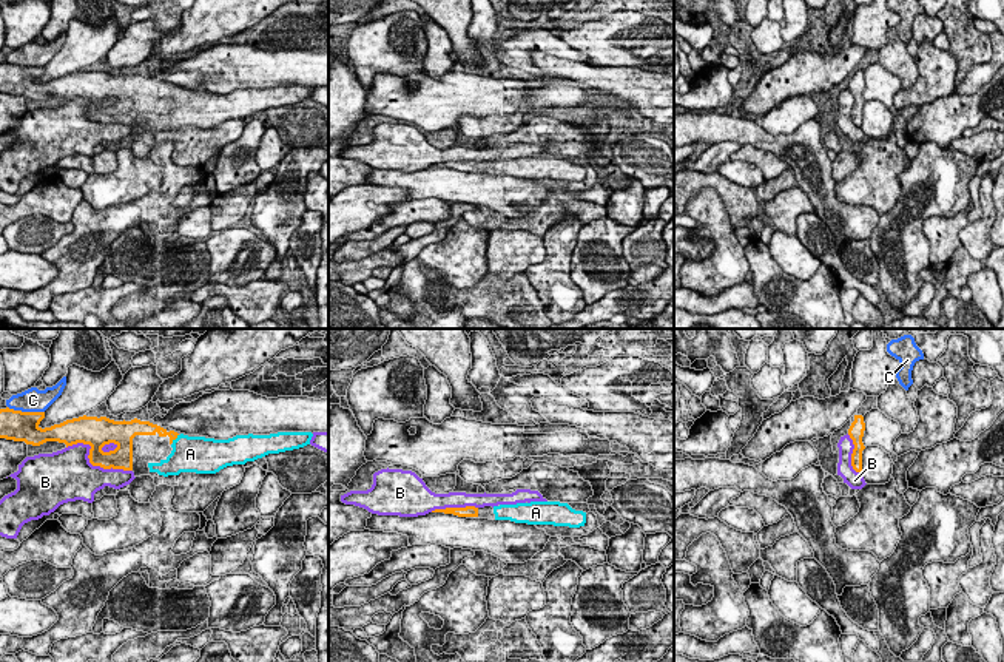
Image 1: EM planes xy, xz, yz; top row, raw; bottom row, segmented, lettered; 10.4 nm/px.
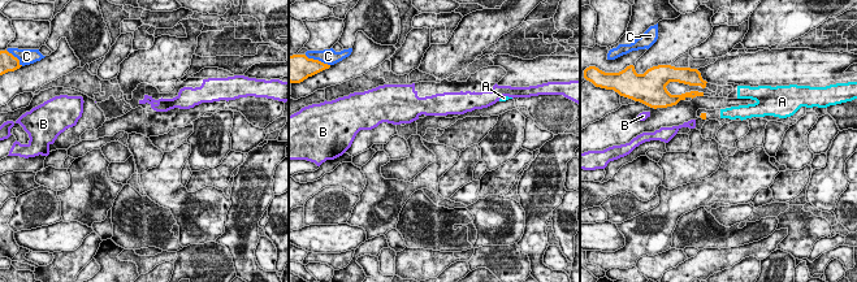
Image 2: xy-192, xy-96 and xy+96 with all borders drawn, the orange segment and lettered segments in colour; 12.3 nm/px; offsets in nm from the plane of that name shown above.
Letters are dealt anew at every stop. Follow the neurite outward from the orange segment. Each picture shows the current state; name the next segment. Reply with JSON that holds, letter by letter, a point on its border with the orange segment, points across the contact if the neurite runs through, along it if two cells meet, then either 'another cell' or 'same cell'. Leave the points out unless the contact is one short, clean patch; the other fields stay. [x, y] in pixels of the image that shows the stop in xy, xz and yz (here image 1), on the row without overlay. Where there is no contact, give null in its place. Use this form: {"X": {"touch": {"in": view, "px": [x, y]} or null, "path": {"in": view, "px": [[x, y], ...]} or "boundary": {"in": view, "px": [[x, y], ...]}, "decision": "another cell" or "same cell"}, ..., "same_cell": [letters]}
{"A": {"touch": {"in": "xy", "px": [175, 93]}, "decision": "same cell"}, "B": {"touch": {"in": "xy", "px": [91, 118]}, "decision": "another cell"}, "C": {"touch": {"in": "xy", "px": [26, 67]}, "decision": "another cell"}, "same_cell": ["A"]}

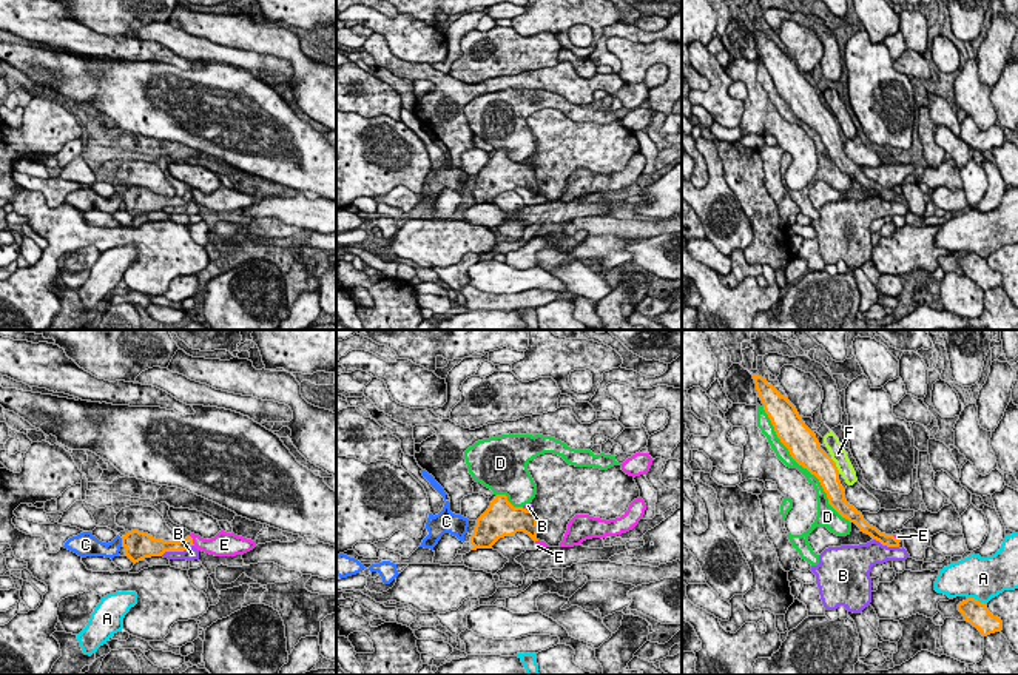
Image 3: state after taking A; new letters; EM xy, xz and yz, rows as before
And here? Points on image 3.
{"A": {"touch": {"in": "yz", "px": [977, 255]}, "decision": "another cell"}, "B": {"touch": {"in": "xy", "px": [176, 205]}, "decision": "another cell"}, "C": {"touch": {"in": "xy", "px": [122, 198]}, "decision": "another cell"}, "D": {"touch": {"in": "yz", "px": [802, 120]}, "decision": "another cell"}, "E": {"touch": {"in": "xy", "px": [192, 194]}, "boundary": {"in": "xy", "px": [[190, 190], [193, 198]]}, "decision": "another cell"}, "F": {"touch": {"in": "yz", "px": [835, 120]}, "boundary": {"in": "yz", "px": [[830, 113], [839, 127]]}, "decision": "another cell"}, "same_cell": []}

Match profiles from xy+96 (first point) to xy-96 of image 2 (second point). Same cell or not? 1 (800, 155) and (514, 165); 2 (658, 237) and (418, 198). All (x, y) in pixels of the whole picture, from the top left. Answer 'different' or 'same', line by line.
1: different
2: different

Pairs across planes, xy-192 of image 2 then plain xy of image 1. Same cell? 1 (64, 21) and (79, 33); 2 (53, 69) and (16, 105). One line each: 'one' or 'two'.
1: two
2: two

